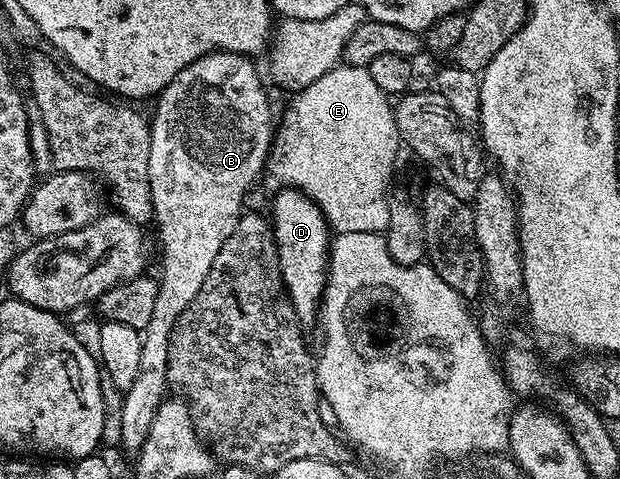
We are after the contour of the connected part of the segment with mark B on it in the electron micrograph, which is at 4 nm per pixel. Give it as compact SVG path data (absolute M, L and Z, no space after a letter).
M213 51L208 53L204 57L200 57L196 61L192 61L192 65L188 65L184 69L180 69L180 73L176 73L176 77L169 83L167 87L162 90L161 95L157 96L156 103L158 108L154 111L154 119L149 120L150 124L150 152L148 153L148 181L150 182L150 196L152 197L152 205L154 206L153 222L158 223L158 239L162 242L162 275L160 274L160 282L158 285L158 292L156 293L156 309L152 309L152 321L148 321L145 331L142 332L142 348L140 349L140 369L136 375L136 379L132 381L131 387L123 394L122 397L122 416L121 416L121 434L122 438L121 448L131 451L131 453L137 453L141 451L144 441L148 437L148 429L152 429L152 421L156 417L156 413L160 409L160 405L164 402L168 395L168 345L170 344L170 338L172 337L172 329L176 325L176 321L180 317L180 313L184 313L184 309L188 309L188 305L192 305L192 301L196 297L196 293L200 293L200 285L204 285L204 277L208 277L208 269L212 269L212 261L216 261L216 253L220 253L220 249L224 249L224 241L228 241L228 237L232 237L232 229L236 229L238 224L239 215L243 214L244 207L242 202L246 199L246 190L249 189L253 183L263 174L266 166L266 157L270 153L270 144L272 142L272 123L270 127L270 99L266 96L266 91L262 88L262 79L258 76L258 71L254 68L255 60L253 58L237 55L231 51Z

